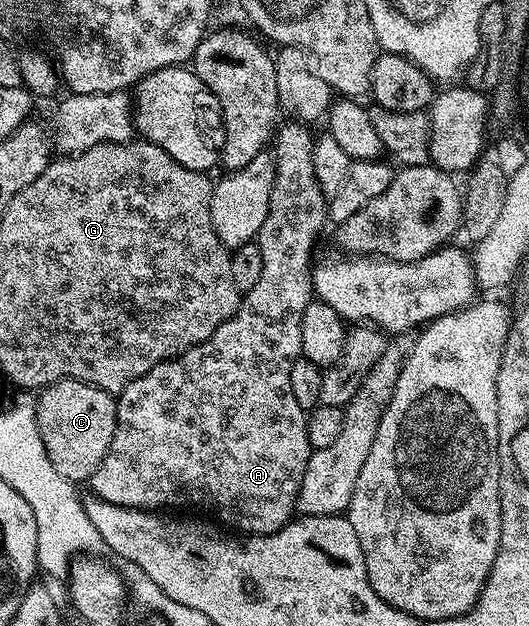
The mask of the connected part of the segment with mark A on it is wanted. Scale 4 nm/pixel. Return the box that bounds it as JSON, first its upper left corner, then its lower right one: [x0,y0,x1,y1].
[91,120,327,536]

